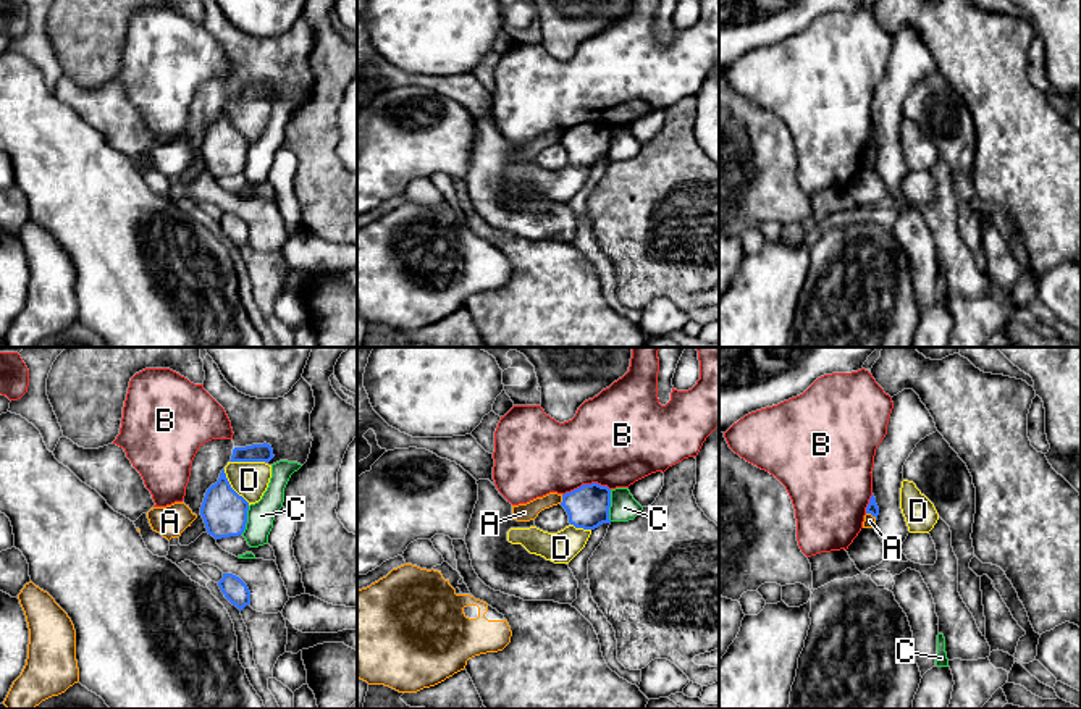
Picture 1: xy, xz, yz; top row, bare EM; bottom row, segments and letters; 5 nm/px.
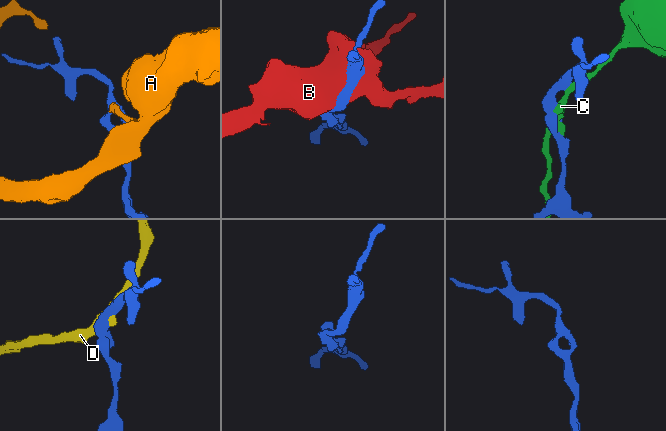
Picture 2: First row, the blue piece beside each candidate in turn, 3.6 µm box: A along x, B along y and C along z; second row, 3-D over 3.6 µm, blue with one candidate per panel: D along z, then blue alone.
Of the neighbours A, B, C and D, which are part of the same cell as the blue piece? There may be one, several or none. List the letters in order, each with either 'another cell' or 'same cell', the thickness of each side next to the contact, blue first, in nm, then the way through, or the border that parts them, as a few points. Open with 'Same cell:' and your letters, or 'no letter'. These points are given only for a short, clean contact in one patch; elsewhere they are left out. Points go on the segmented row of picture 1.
Same cell: no letter
A: another cell; calibres 200 and 100 nm; border xz (563, 495), (559, 503)
B: another cell; calibres 200 and 440 nm
C: another cell; calibres 200 and 140 nm
D: another cell; calibres 220 and 180 nm; border xy (223, 470), (228, 483), (249, 504)

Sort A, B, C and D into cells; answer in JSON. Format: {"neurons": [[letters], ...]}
{"neurons": [["A"], ["B"], ["C"], ["D"]]}

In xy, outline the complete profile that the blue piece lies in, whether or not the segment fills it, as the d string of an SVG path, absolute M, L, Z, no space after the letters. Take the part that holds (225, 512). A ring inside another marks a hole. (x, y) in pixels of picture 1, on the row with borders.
M225 470L204 497L200 515L215 539L239 536L246 530L249 502L229 485Z

